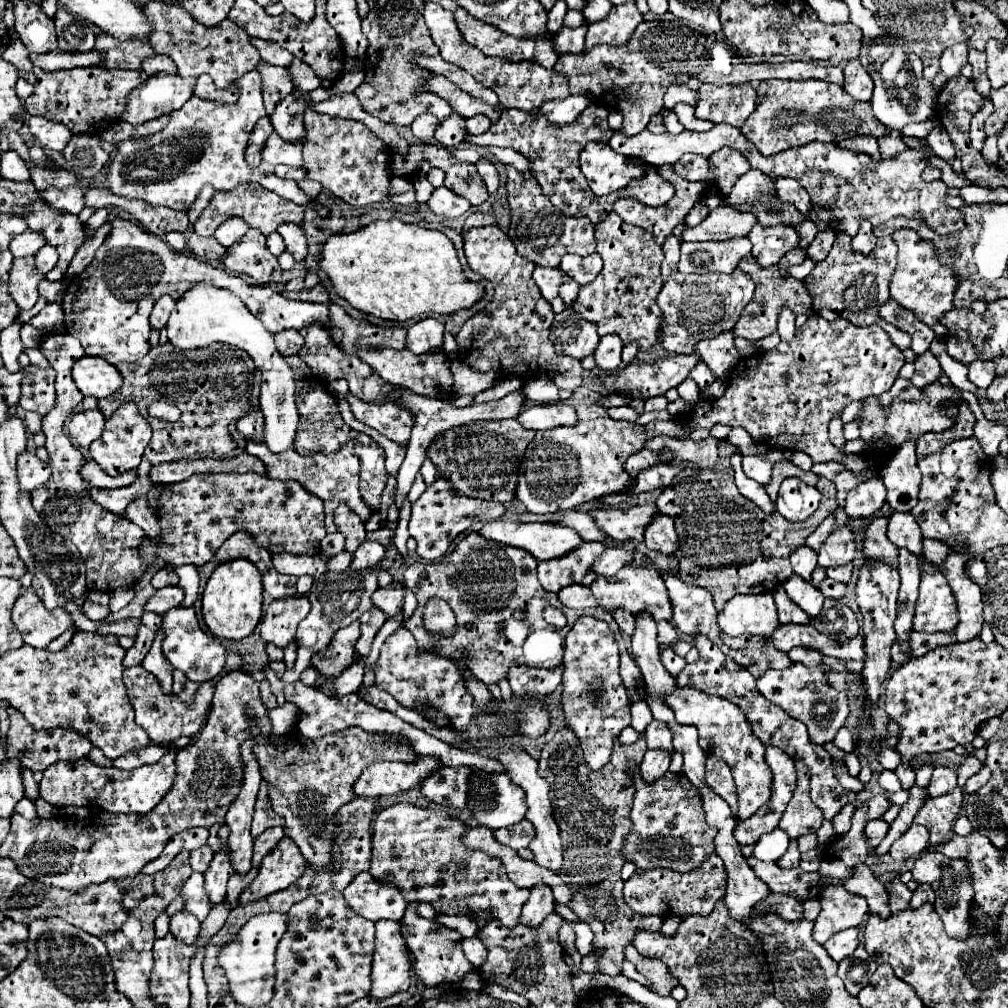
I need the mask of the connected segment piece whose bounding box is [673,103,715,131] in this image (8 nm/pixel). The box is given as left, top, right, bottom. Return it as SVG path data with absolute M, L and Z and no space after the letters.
M681 103L681 105L677 105L673 111L677 113L679 123L685 125L685 129L691 129L691 131L705 131L705 129L711 129L711 127L715 125L715 123L711 123L711 121L697 119L697 117L695 117L695 109L693 109L691 105Z

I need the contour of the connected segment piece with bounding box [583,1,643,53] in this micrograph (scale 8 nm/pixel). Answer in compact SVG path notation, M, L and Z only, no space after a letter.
M633 1L613 7L609 17L589 25L583 53L593 49L595 45L603 45L603 43L605 45L627 45L635 27L641 21L643 21L643 15L639 13L639 9L635 7Z

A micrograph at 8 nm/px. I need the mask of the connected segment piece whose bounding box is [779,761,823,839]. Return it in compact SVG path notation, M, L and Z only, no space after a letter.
M797 761L795 767L797 767L797 787L779 821L779 827L791 839L797 839L807 833L815 833L823 823L823 813L821 809L817 809L817 805L810 797L811 774L805 769L803 761Z

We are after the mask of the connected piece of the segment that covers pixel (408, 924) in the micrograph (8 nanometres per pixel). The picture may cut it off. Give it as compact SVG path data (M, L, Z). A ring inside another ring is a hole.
M409 903L405 917L401 921L401 931L405 933L405 939L409 941L409 949L415 955L415 963L413 963L413 971L415 977L423 981L425 987L435 987L435 985L447 985L447 983L457 983L463 979L465 973L473 971L475 967L465 959L463 949L461 949L461 935L437 921L429 921L423 919L417 913L419 903Z

